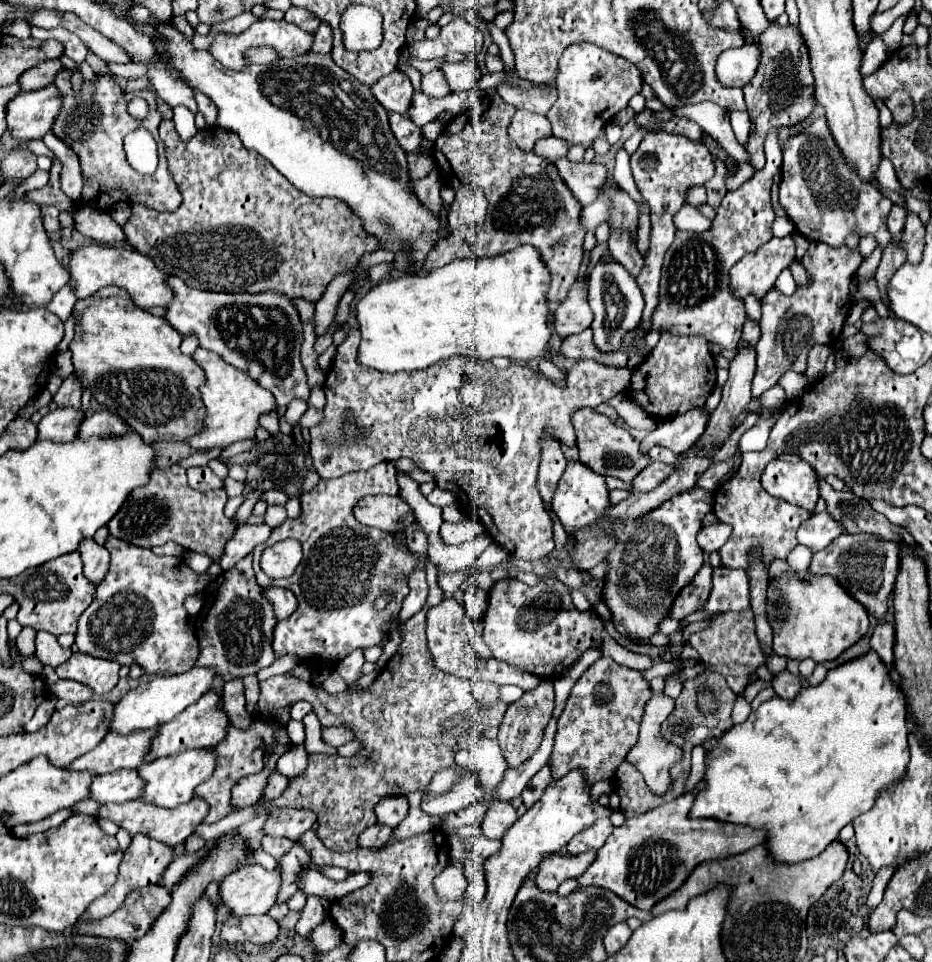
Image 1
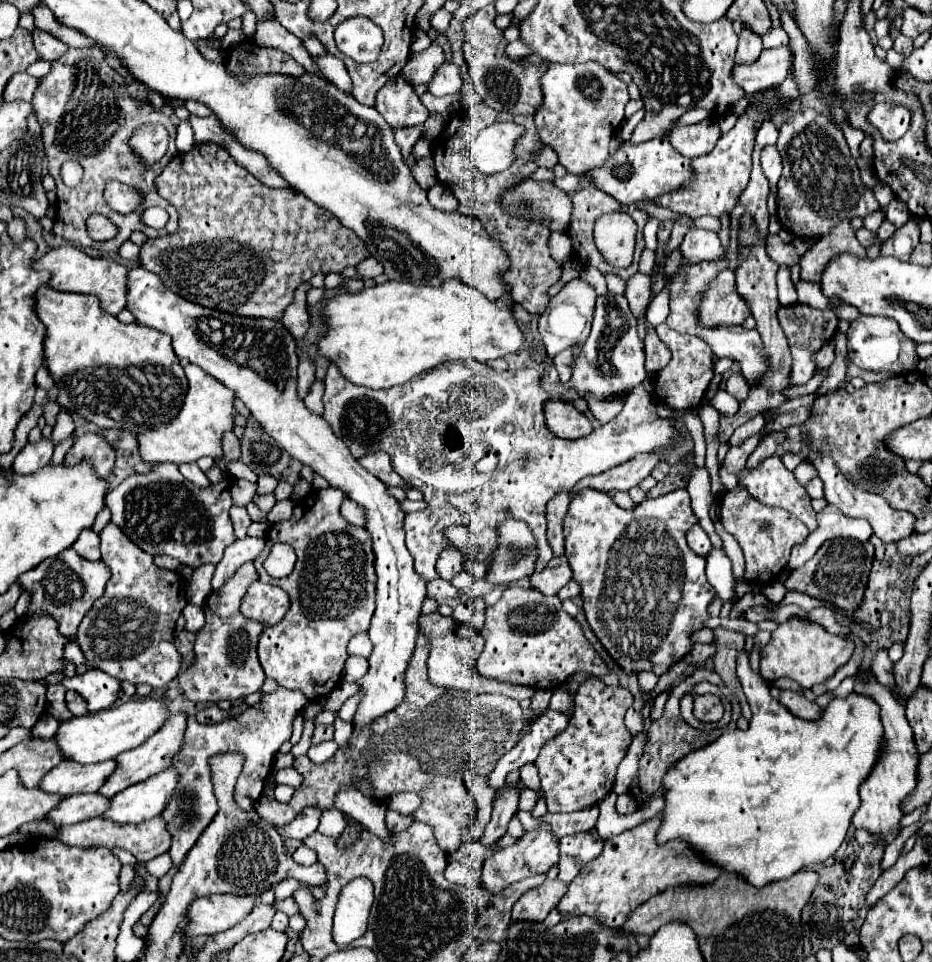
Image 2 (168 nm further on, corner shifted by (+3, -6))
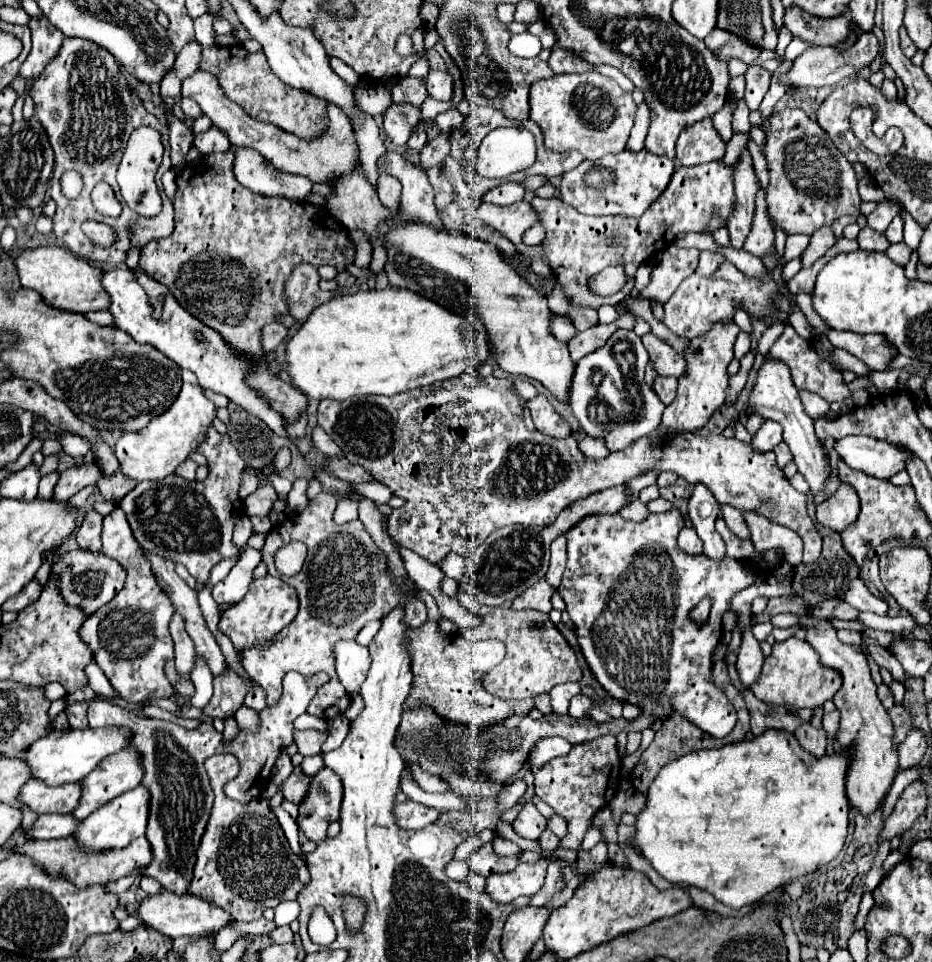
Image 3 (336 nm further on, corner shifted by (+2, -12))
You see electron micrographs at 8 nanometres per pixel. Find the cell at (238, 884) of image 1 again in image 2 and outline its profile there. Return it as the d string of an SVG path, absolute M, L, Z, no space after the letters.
M213 894L195 898L187 910L187 936L213 936L239 924L253 910L253 898Z

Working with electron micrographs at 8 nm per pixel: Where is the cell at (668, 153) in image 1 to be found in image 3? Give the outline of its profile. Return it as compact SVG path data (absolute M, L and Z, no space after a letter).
M624 150L620 154L604 156L598 162L584 160L580 166L566 172L560 184L560 198L582 214L640 216L666 190L674 172L676 162L670 158L654 156L646 150Z

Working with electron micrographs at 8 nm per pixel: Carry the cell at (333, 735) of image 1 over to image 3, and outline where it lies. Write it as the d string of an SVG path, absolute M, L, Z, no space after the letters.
M296 730L294 742L296 742L298 752L302 756L316 756L316 754L320 754L320 746L324 744L326 738L328 738L328 732L320 732L320 730Z

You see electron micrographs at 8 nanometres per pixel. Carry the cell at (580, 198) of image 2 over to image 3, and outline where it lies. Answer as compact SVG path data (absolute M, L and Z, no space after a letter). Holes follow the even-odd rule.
M714 160L710 164L698 166L680 166L668 188L650 204L650 208L638 218L626 216L586 216L576 212L574 208L562 204L560 198L532 198L532 204L540 216L542 226L546 228L546 258L554 272L554 276L564 286L566 298L574 300L580 306L598 308L602 304L618 304L628 298L634 288L634 274L642 262L646 262L654 252L662 252L680 232L704 232L712 218L720 218L724 226L734 212L734 166L724 164L722 160ZM624 262L628 284L612 294L598 296L590 290L590 280L602 268Z

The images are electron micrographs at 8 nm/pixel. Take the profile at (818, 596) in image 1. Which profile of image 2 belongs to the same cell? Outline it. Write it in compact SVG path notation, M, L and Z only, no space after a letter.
M791 618L785 624L779 624L777 630L771 634L771 640L761 650L759 670L761 676L771 684L777 678L793 678L805 690L811 690L815 684L823 684L829 680L837 668L841 668L853 652L853 644L847 642L843 636L835 636L825 632L819 624L809 624L799 618Z

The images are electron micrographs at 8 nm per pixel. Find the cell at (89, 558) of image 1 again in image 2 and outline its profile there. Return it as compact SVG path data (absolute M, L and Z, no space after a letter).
M87 528L79 534L79 538L75 540L73 548L77 550L77 554L81 554L83 558L89 560L101 560L101 552L99 552L99 536L93 532L93 528Z

